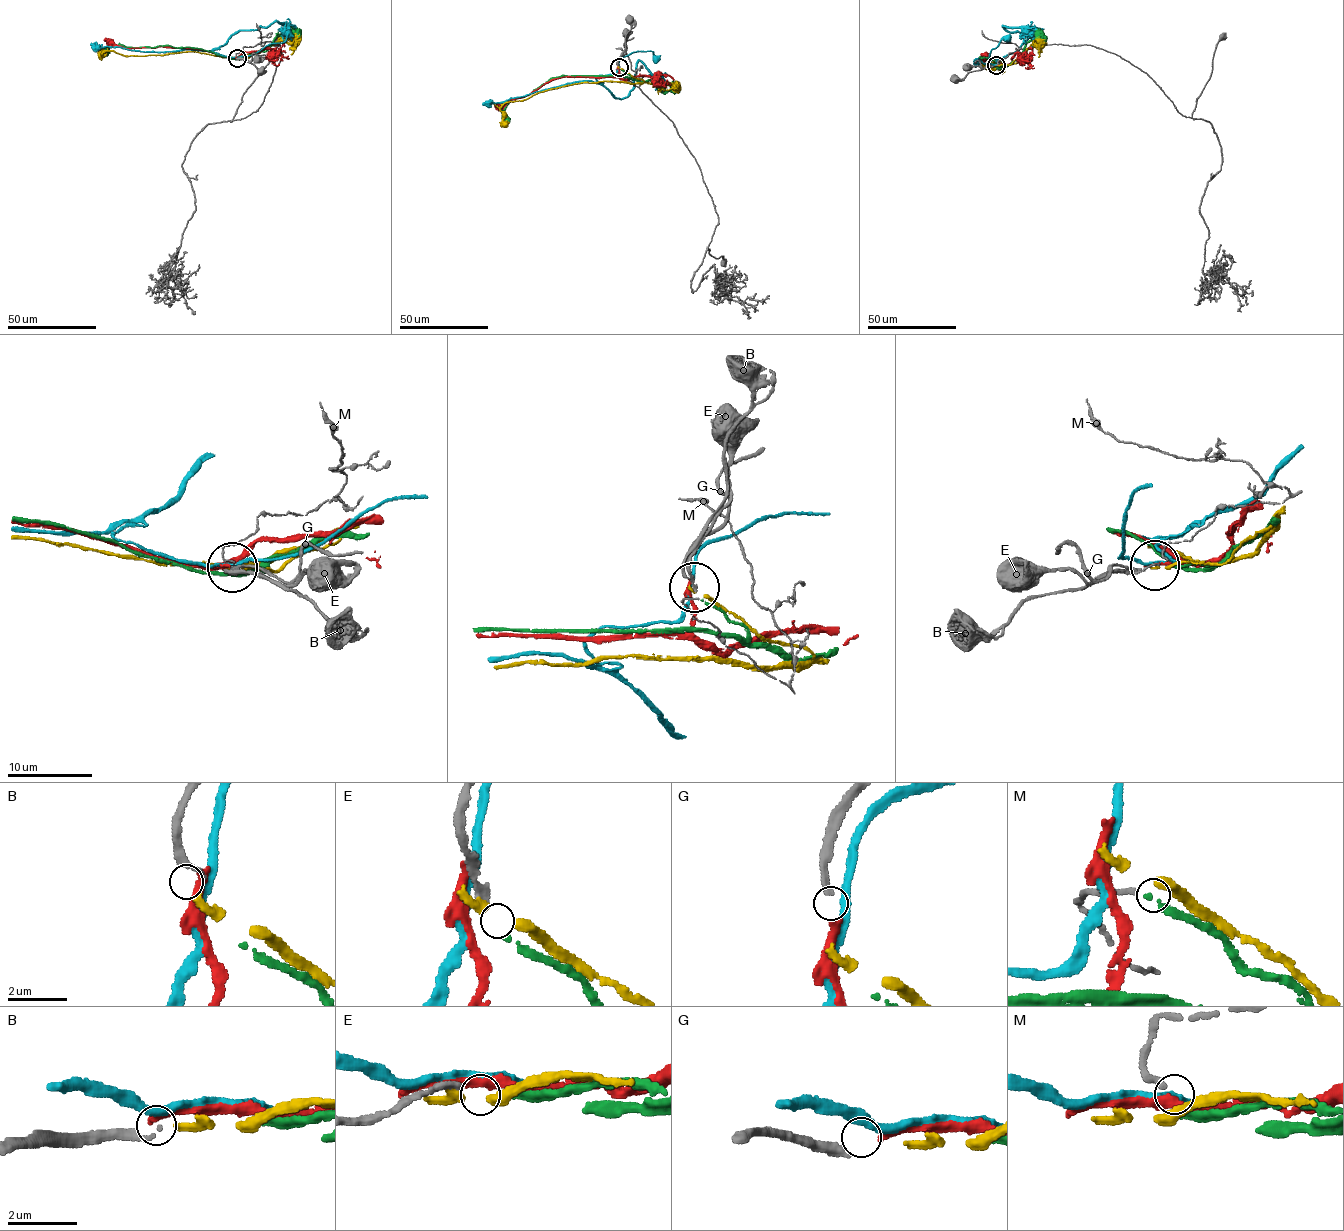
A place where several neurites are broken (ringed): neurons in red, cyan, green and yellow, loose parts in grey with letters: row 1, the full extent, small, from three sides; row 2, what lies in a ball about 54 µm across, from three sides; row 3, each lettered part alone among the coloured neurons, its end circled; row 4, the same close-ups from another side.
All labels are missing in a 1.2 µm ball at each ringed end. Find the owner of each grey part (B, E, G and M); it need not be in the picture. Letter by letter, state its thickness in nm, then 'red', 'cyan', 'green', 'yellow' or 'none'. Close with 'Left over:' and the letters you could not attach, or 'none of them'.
B: 260 nm | yellow
E: 240 nm | green
G: 240 nm | red
M: 170 nm | none
Left over: M

